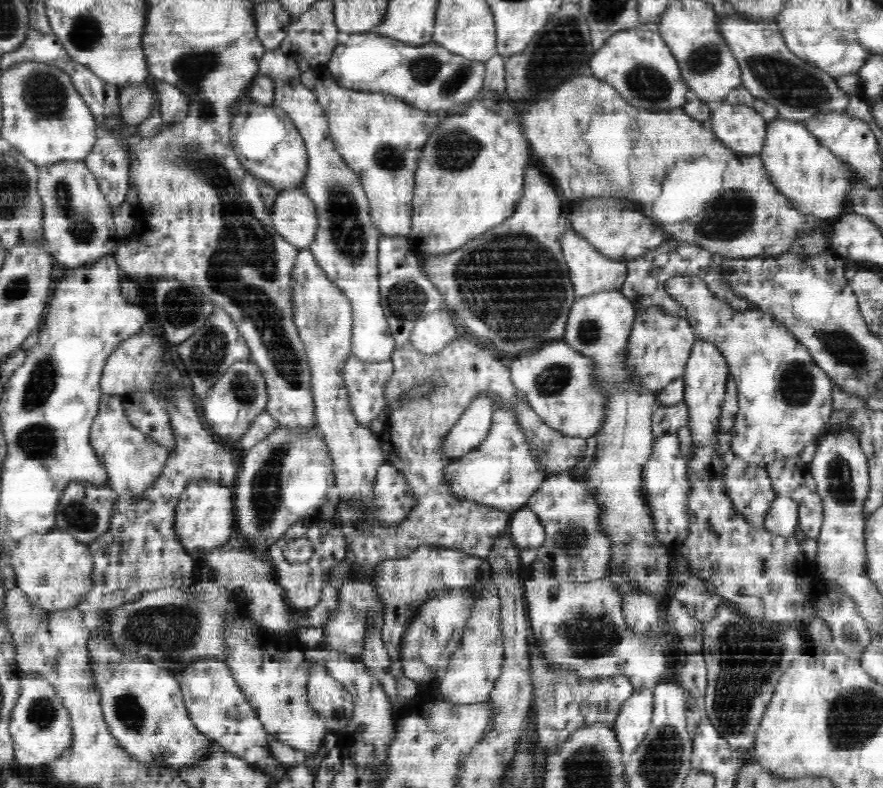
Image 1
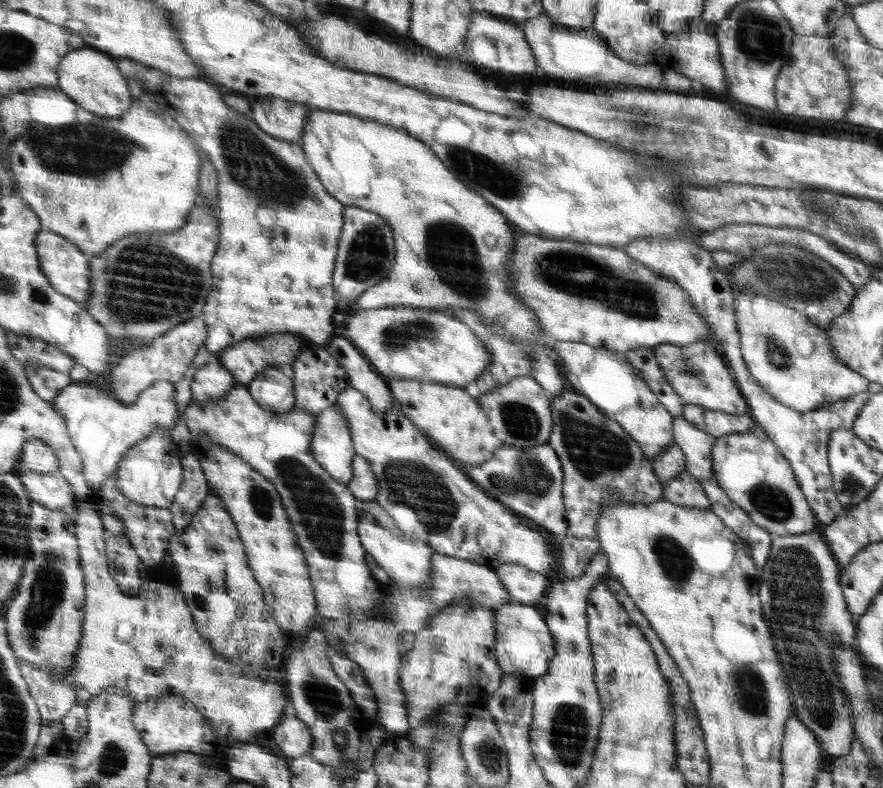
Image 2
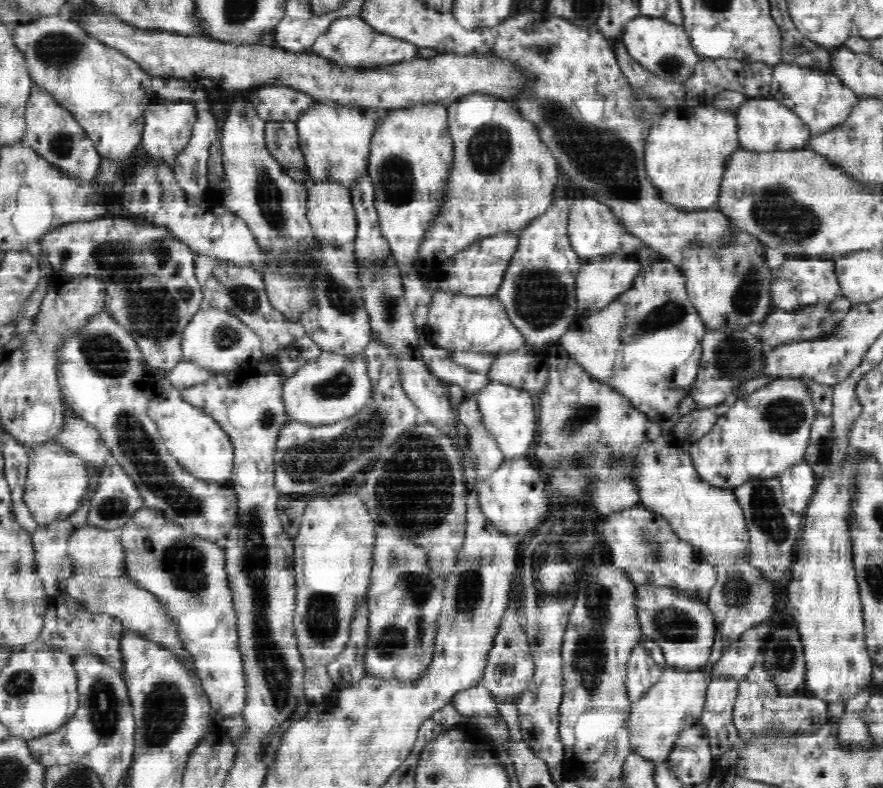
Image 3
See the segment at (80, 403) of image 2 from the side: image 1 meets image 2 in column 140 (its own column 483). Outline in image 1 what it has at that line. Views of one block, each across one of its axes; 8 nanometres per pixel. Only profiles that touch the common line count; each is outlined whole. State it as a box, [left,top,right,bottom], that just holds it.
[446,396,493,460]

